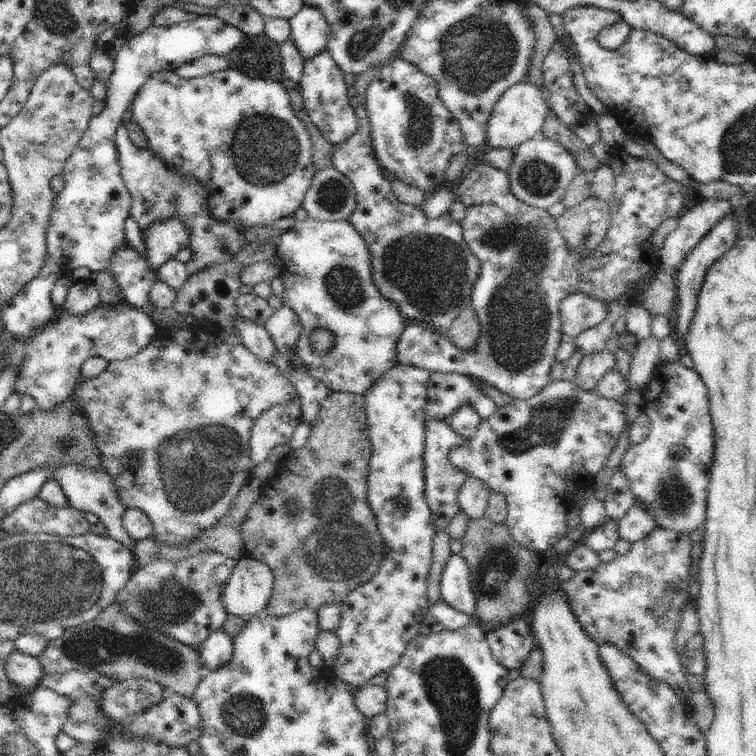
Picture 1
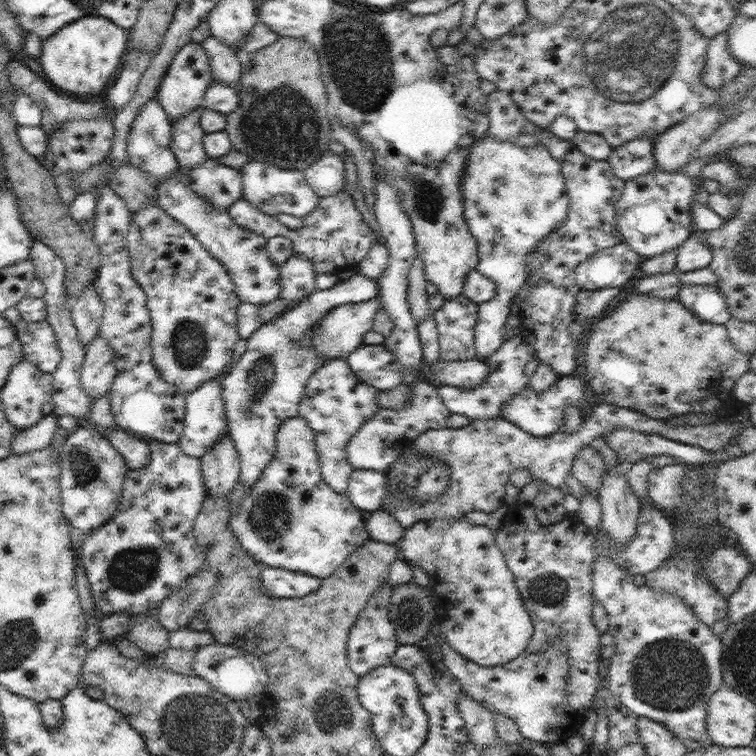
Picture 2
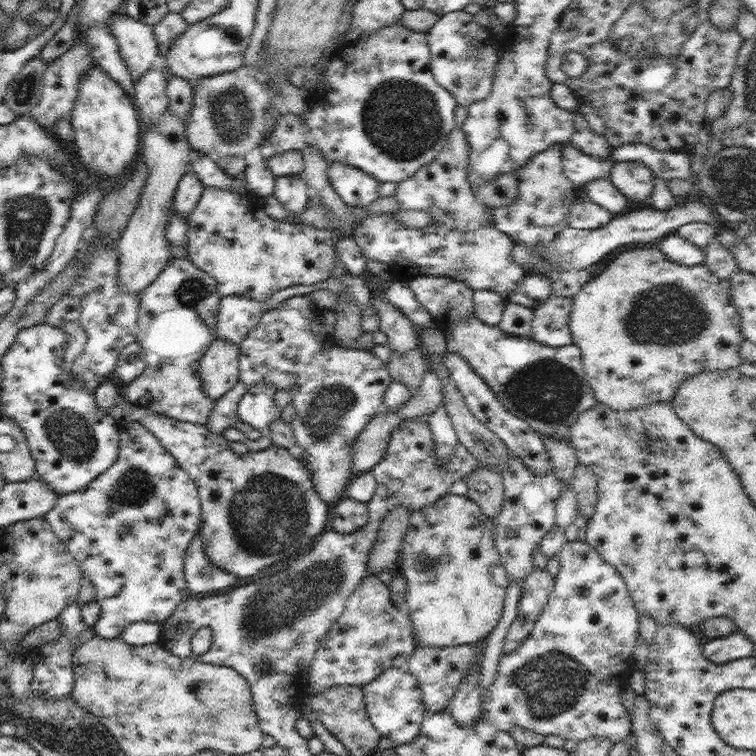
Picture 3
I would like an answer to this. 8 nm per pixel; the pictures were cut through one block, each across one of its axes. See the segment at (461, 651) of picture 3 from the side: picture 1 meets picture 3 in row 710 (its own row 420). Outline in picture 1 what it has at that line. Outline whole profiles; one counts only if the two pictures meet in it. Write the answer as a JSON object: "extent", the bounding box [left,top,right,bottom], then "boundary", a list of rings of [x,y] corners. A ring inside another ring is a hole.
{"extent":[423,420,468,531],"boundary":[[[431,420],[426,424],[423,461],[425,464],[425,499],[429,509],[435,516],[435,529],[446,531],[449,522],[461,510],[458,500],[458,493],[464,484],[467,472],[450,462],[449,454],[454,447],[465,445],[468,440],[454,432],[448,421]]]}

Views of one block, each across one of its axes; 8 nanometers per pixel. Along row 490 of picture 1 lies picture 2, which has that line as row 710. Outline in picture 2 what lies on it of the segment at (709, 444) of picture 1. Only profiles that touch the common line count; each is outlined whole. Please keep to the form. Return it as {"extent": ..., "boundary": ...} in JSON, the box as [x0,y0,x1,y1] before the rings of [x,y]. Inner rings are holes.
{"extent":[591,546,724,751],"boundary":[[[601,546],[597,548],[597,557],[595,558],[591,575],[593,594],[602,603],[608,615],[609,627],[607,632],[614,636],[615,648],[613,655],[610,657],[611,662],[609,663],[607,674],[607,690],[609,694],[616,695],[637,717],[646,717],[664,725],[675,737],[678,737],[685,744],[688,751],[703,749],[711,745],[713,742],[708,734],[706,724],[707,704],[709,698],[722,684],[722,668],[720,668],[720,664],[722,664],[722,646],[724,645],[722,645],[720,636],[714,634],[709,626],[706,626],[699,618],[696,618],[693,610],[679,596],[669,592],[660,592],[647,584],[637,586],[633,582],[634,576],[614,563],[607,554],[603,554]]]}

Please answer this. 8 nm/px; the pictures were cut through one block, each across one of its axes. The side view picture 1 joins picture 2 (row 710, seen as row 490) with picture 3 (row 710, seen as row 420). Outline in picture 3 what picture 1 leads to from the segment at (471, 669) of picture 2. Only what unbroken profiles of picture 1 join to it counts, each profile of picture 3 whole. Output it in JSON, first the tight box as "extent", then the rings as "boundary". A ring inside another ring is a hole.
{"extent":[481,544,641,745],"boundary":[[[564,544],[558,557],[561,568],[554,590],[538,620],[521,646],[502,654],[496,678],[481,702],[483,716],[497,730],[509,734],[515,726],[544,736],[555,734],[576,743],[603,736],[613,745],[629,742],[631,716],[620,701],[620,692],[628,686],[632,673],[641,668],[632,653],[639,639],[638,614],[623,576],[609,562],[601,561],[594,548],[584,544]]]}

